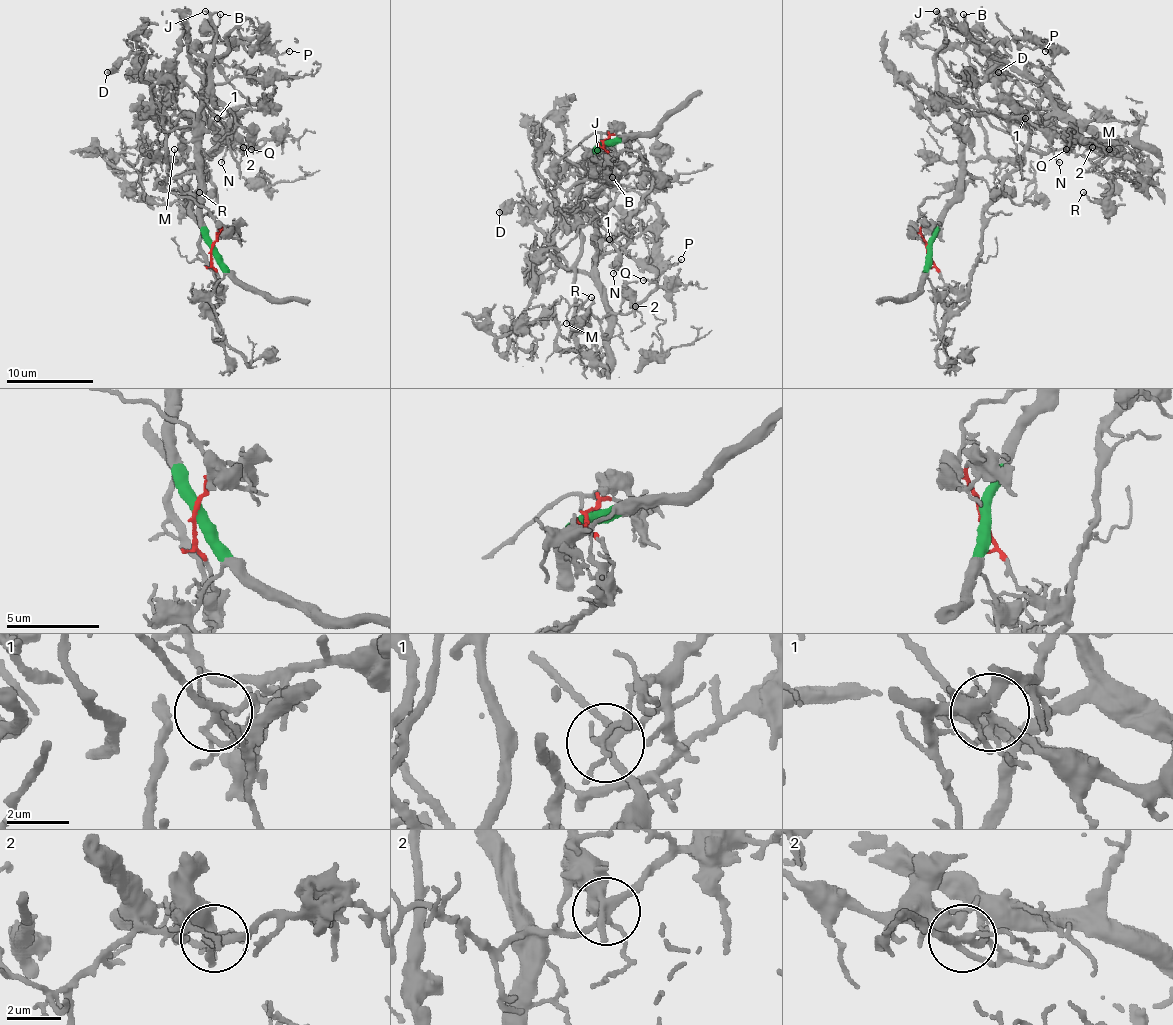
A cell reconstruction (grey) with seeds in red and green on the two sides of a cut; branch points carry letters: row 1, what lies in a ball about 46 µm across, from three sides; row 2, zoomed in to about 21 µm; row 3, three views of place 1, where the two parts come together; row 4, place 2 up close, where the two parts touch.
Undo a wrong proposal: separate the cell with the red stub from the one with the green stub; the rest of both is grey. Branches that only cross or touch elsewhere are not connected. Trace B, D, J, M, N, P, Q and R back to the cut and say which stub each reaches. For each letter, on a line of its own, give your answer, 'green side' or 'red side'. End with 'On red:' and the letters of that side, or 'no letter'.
B: green side
D: red side
J: green side
M: red side
N: green side
P: red side
Q: red side
R: red side
On red: D, M, P, Q, R

